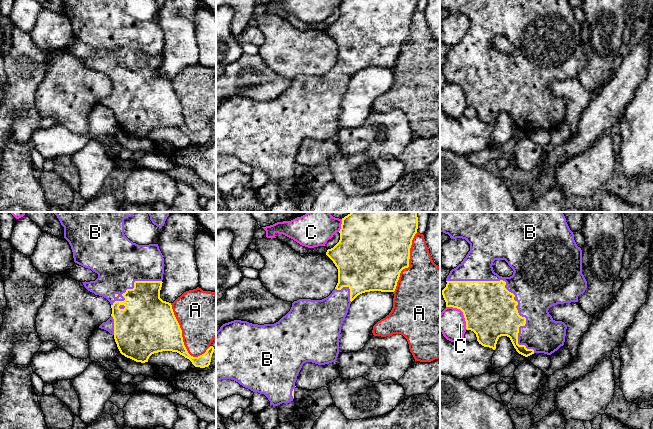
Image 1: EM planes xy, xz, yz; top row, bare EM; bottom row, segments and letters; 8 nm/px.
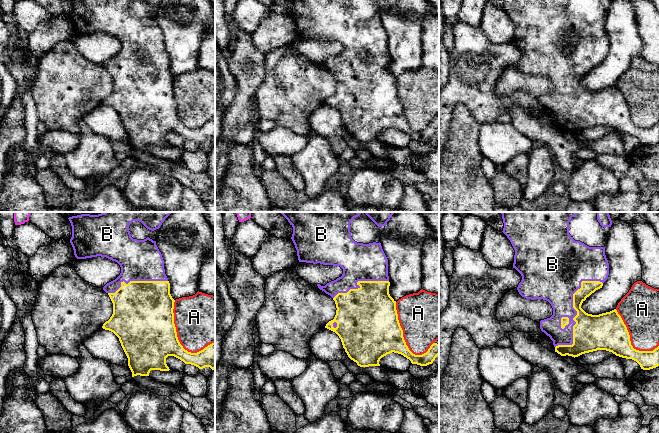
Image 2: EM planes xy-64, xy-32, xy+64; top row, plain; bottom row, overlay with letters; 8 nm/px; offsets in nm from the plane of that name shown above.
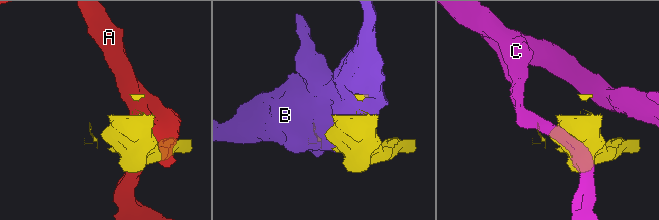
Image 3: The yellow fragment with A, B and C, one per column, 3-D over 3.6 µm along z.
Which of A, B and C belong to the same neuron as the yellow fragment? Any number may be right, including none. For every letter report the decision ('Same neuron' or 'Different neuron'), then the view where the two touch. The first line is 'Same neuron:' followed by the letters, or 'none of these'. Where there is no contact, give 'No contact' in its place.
Same neuron: B
A: Different neuron. Touches yellow in xy
B: Same neuron. Touches yellow in yz
C: Different neuron. Touches yellow in yz

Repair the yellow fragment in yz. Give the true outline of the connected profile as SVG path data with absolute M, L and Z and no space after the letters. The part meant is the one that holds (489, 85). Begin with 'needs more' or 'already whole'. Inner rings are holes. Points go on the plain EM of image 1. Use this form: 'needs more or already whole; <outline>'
needs more; M440 0L440 8L448 10L451 15L465 15L470 20L470 27L466 33L456 44L452 45L447 52L447 60L442 66L442 71L446 78L446 83L457 84L463 88L466 105L476 110L479 120L495 126L498 115L501 112L507 112L510 114L516 127L525 133L534 129L551 131L564 121L567 101L562 97L555 97L548 86L557 80L578 78L578 72L583 70L587 64L587 57L582 50L582 26L577 22L574 16L574 10L568 0ZM495 36L505 36L513 45L513 51L510 53L502 53L495 49L492 43Z

